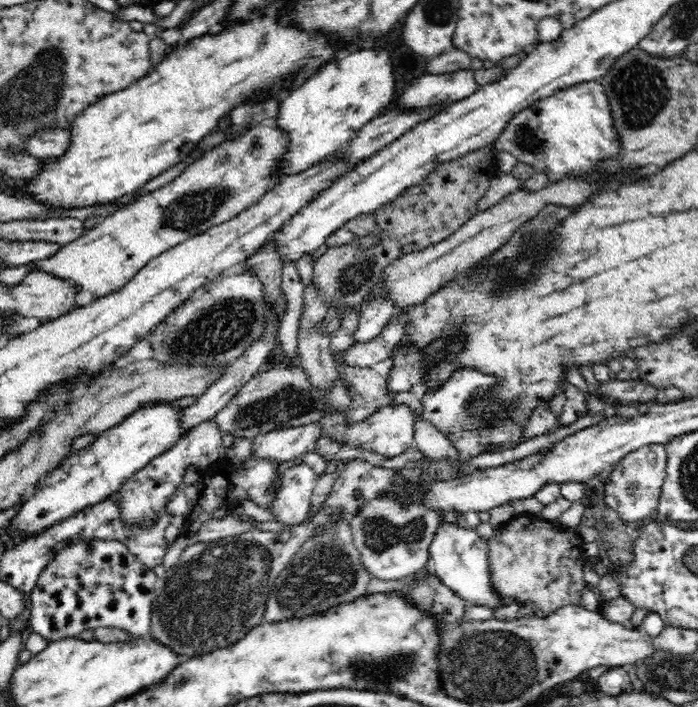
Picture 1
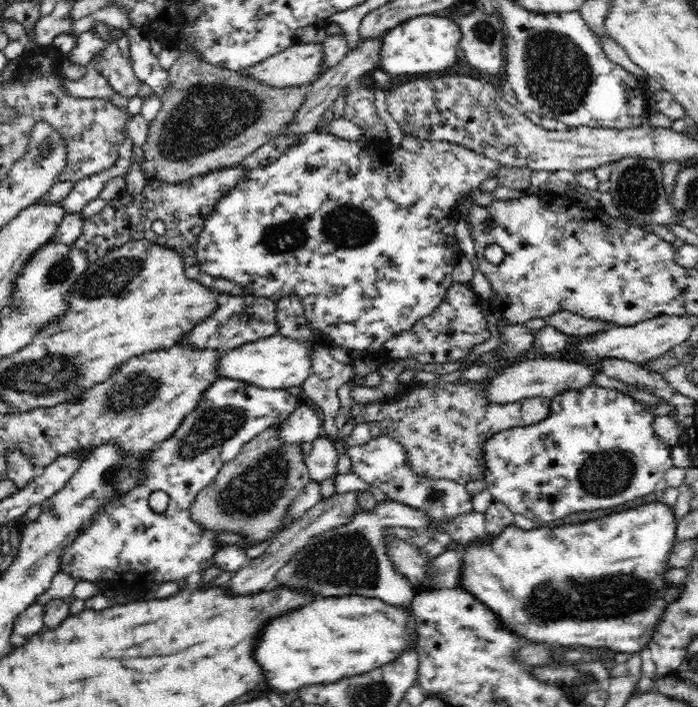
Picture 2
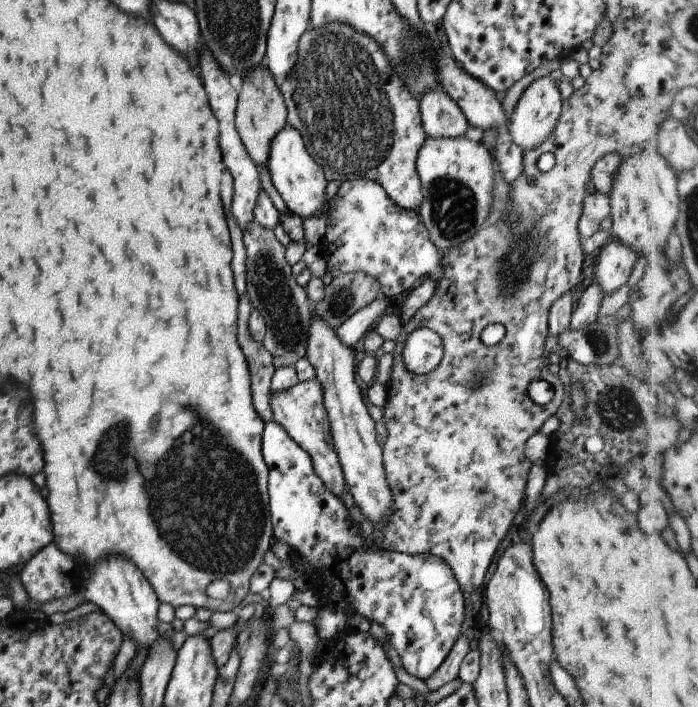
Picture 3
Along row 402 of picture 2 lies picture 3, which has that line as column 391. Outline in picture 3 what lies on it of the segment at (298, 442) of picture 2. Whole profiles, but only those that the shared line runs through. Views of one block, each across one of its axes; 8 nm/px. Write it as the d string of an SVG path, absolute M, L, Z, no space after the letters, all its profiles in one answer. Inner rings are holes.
M383 295L378 296L334 329L335 334L344 345L356 349L364 334L373 328L375 322L385 312L385 308L391 304L392 300Z

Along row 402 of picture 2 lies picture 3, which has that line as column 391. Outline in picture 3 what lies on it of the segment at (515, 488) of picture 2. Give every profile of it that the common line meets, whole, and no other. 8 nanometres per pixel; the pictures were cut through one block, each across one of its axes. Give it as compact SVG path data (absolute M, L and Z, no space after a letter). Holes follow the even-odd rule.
M268 420L264 424L260 449L264 463L268 468L266 485L268 488L268 507L270 512L270 523L272 526L272 536L276 541L287 544L291 550L294 549L300 560L305 562L305 564L309 564L310 571L303 571L302 579L308 581L311 585L309 589L318 598L318 612L313 621L318 638L322 640L334 638L338 632L345 630L345 626L352 626L355 618L363 616L368 622L376 622L381 625L383 630L385 630L388 642L399 656L401 668L403 668L409 676L415 676L415 678L424 681L435 668L439 666L439 663L442 662L445 656L447 656L447 653L451 650L457 637L464 632L464 627L461 624L461 622L463 622L463 596L461 595L459 585L455 582L455 577L453 576L451 569L443 562L443 560L435 555L412 555L411 553L386 551L385 549L376 548L375 545L365 546L363 544L364 538L360 535L359 525L348 517L348 510L343 503L341 503L339 497L336 494L330 493L327 488L324 487L323 481L313 470L310 456L294 440L291 440L290 436L287 436L287 433L276 422Z

